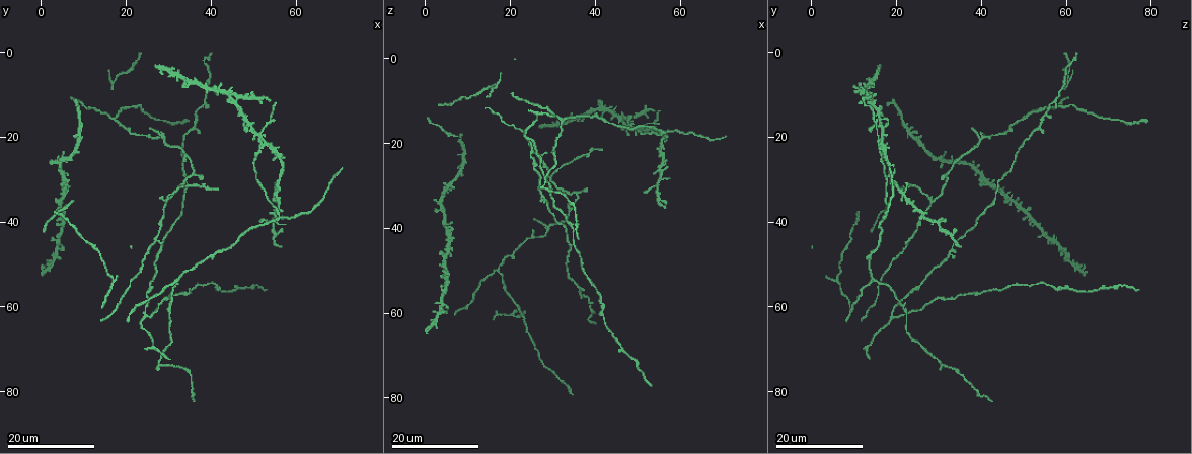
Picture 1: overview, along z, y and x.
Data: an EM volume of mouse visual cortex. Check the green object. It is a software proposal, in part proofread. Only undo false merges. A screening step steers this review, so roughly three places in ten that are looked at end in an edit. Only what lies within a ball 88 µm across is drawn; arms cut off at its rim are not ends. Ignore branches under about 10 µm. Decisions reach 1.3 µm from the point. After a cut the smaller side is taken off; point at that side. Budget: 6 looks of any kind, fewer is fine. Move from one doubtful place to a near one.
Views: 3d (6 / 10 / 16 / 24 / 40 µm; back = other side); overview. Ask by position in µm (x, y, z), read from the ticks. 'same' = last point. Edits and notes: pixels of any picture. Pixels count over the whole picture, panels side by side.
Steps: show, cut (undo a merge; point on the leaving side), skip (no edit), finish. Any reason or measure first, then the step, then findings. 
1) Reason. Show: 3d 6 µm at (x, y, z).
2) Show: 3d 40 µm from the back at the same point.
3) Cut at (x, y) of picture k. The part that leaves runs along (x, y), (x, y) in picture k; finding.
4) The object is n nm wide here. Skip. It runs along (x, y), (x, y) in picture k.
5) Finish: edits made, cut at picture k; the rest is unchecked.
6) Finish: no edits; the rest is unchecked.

Thin arm on a thick one. Show: 3d 24 µm at (42.0, 55.5, 59.5).

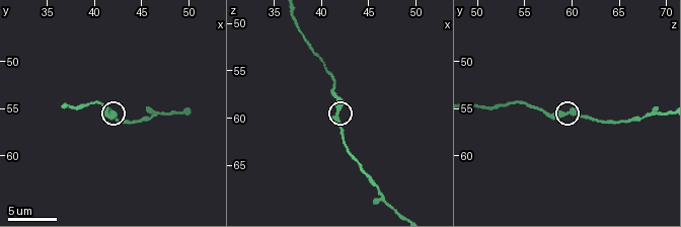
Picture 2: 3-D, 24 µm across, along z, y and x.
Show: 3d 10 µm at (41.6, 55.6, 59.4).

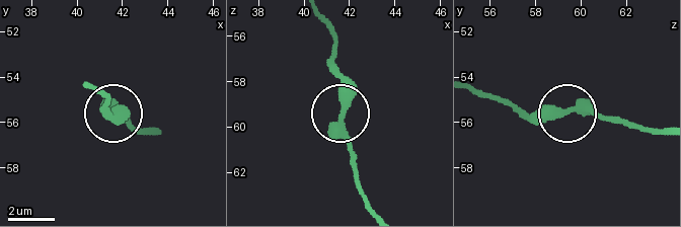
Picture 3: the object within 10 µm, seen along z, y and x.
3 arms meet here. Skip. All the same cell.

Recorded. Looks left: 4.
Sudden change in width. Show: 3d 16 µm at (36.0, 14.5, 55.5).

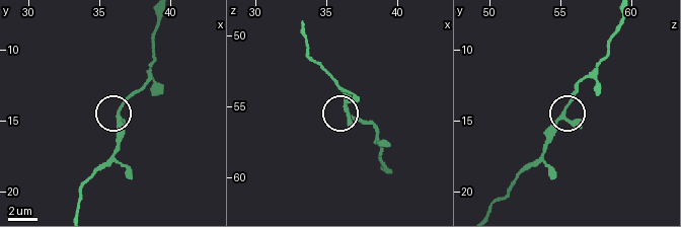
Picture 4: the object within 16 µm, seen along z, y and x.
Show: 3d 6 µm at (36.4, 14.6, 55.0).

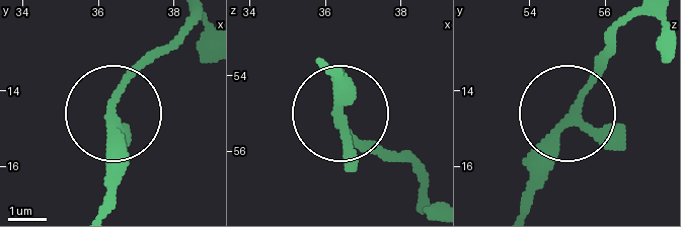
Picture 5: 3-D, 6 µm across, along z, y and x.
Show: 3d 6 µm from the back at (36.35, 14.80, 55.05).

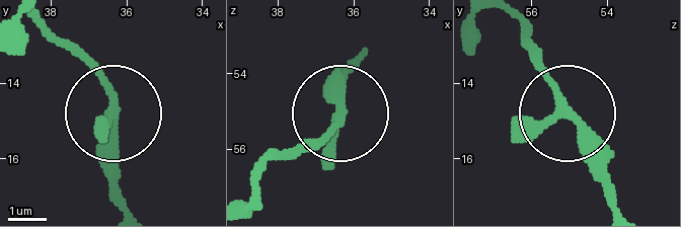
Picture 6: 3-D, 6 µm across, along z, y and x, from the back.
3 arms meet here. Skip. It runs along (360, 60), (339, 79), (339, 118), (295, 153) in picture 6; continuous, no second cell.

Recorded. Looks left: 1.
Finish: no edits; the rest is unchecked.

